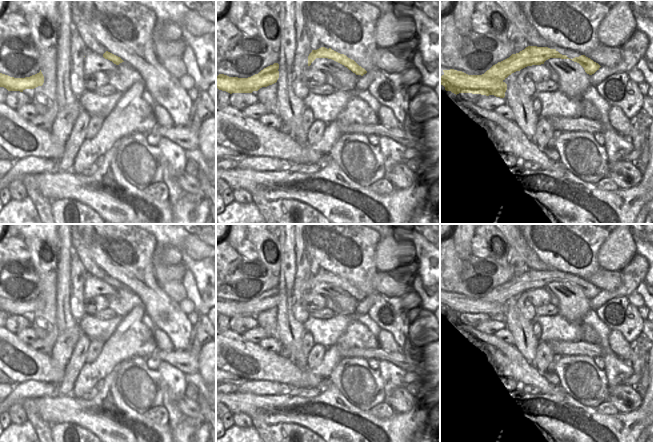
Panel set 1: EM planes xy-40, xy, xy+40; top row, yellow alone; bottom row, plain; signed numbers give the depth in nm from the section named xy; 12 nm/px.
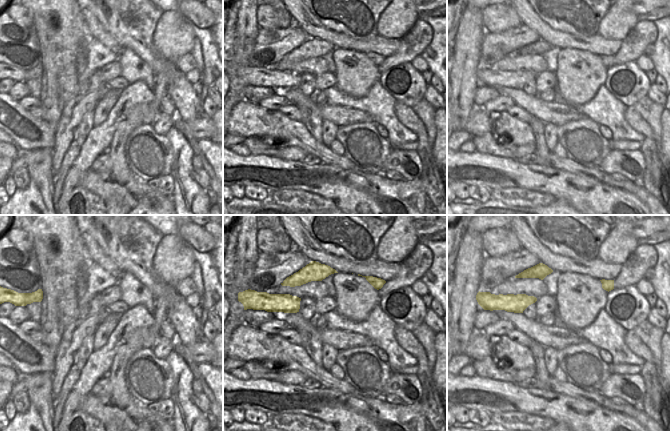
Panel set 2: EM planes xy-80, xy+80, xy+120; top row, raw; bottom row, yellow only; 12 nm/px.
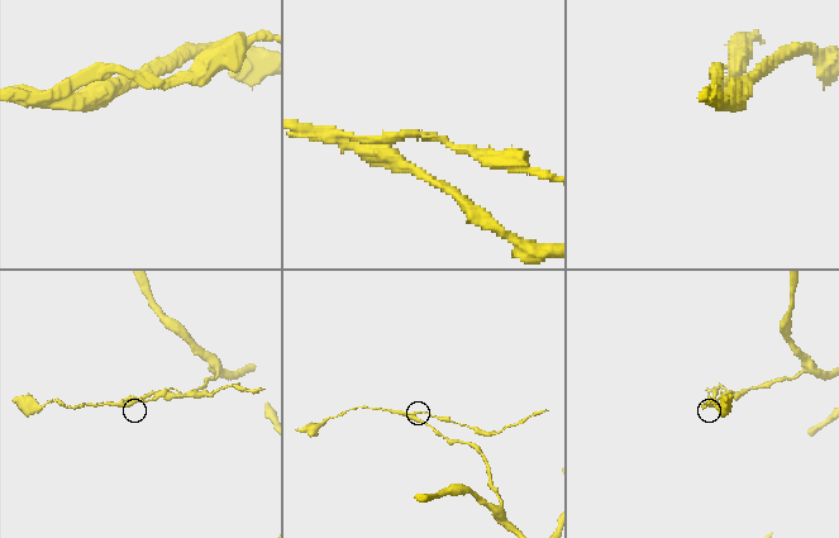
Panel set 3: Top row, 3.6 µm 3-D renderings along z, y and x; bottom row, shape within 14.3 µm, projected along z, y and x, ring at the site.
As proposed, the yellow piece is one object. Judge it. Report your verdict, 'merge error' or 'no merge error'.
merge error

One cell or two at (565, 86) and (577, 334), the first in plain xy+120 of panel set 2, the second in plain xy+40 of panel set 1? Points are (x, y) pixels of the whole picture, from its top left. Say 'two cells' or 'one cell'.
two cells

